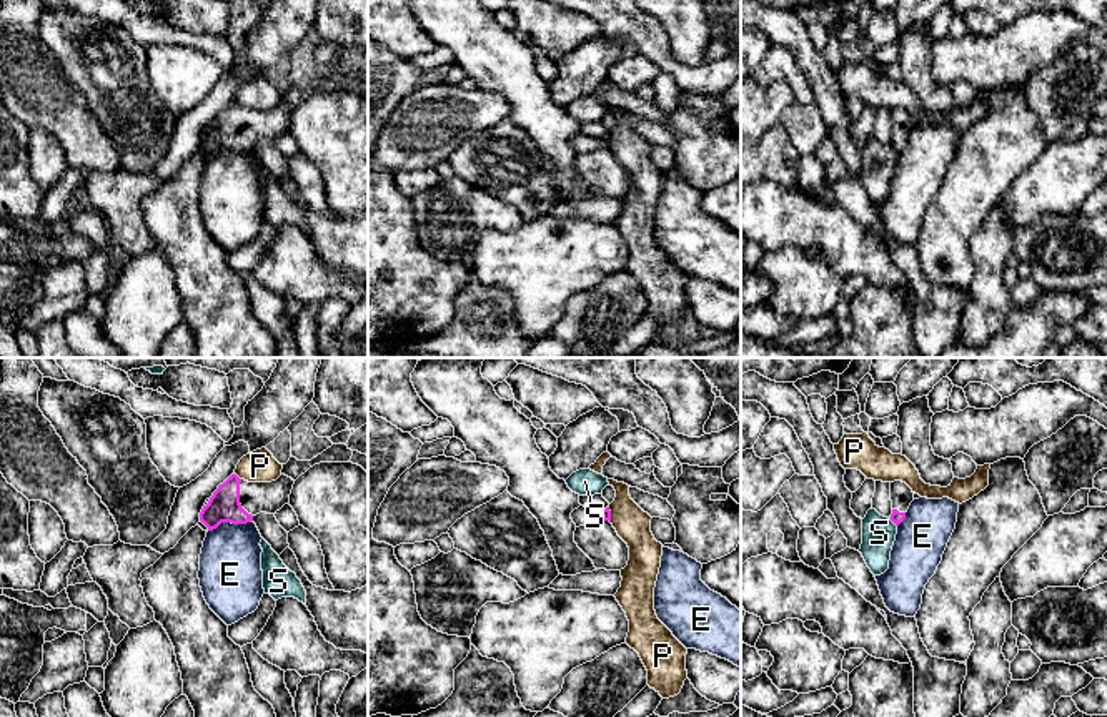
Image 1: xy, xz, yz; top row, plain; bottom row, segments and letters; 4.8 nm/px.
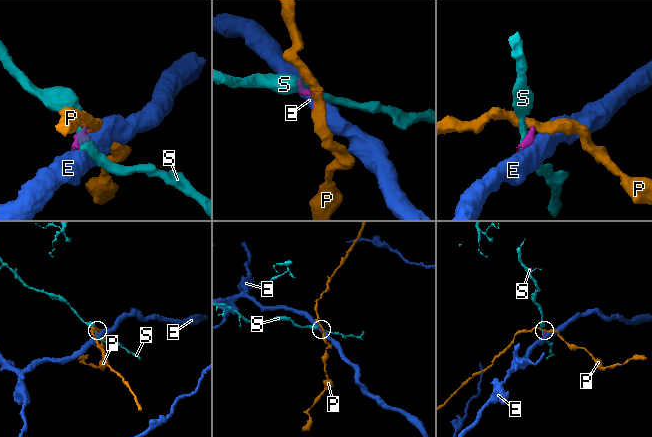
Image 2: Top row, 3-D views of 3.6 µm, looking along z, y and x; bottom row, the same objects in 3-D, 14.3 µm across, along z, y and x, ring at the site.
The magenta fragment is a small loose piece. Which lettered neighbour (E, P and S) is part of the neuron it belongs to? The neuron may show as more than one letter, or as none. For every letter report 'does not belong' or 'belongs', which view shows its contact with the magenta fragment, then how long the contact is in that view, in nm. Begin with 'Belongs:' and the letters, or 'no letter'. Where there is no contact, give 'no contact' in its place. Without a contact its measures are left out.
Belongs: no letter
E: does not belong; meets magenta in xy; contact 220 nm long
P: does not belong; meets magenta in xy; contact 50 nm long
S: does not belong; meets magenta in yz; contact 50 nm long

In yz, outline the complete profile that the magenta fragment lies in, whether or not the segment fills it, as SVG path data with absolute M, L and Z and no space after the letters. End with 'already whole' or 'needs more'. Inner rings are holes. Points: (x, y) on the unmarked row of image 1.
M894 108L891 110L891 128L892 128L891 148L896 153L899 153L906 146L906 140L911 130L914 128L914 120L906 110Z; needs more

